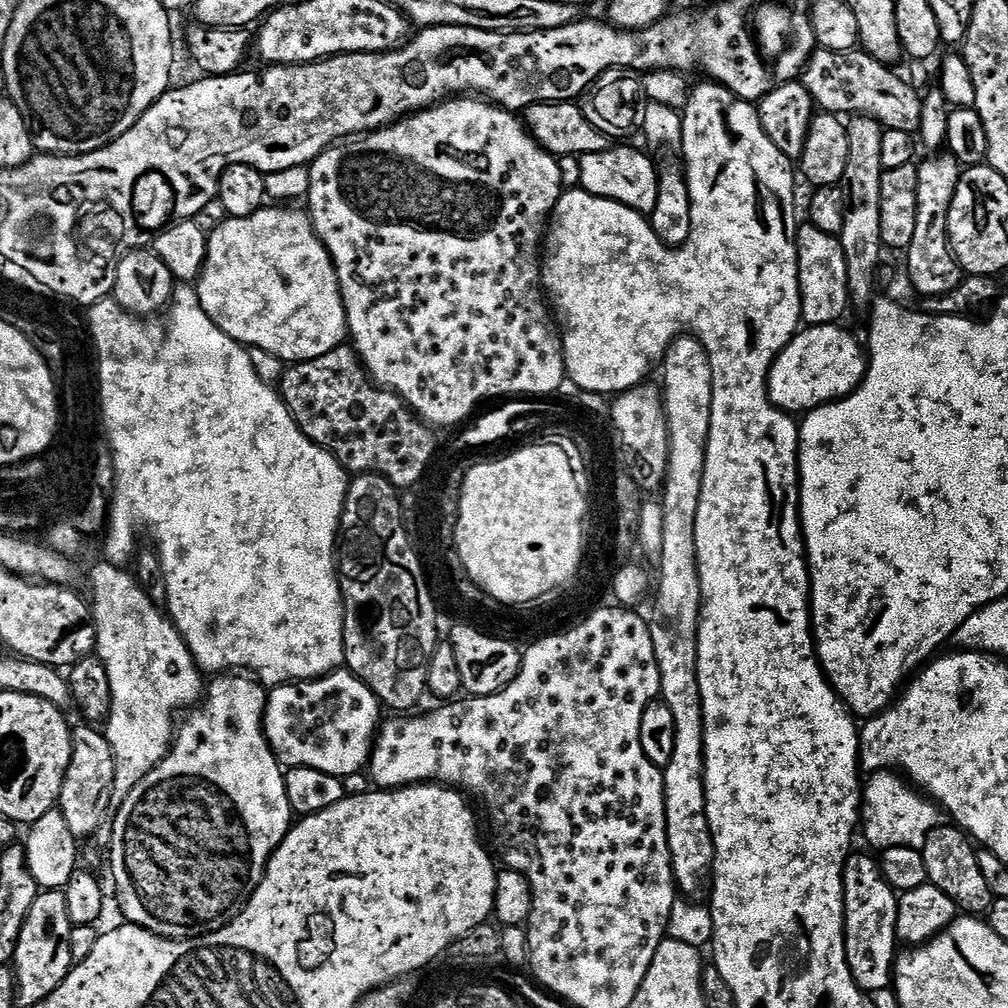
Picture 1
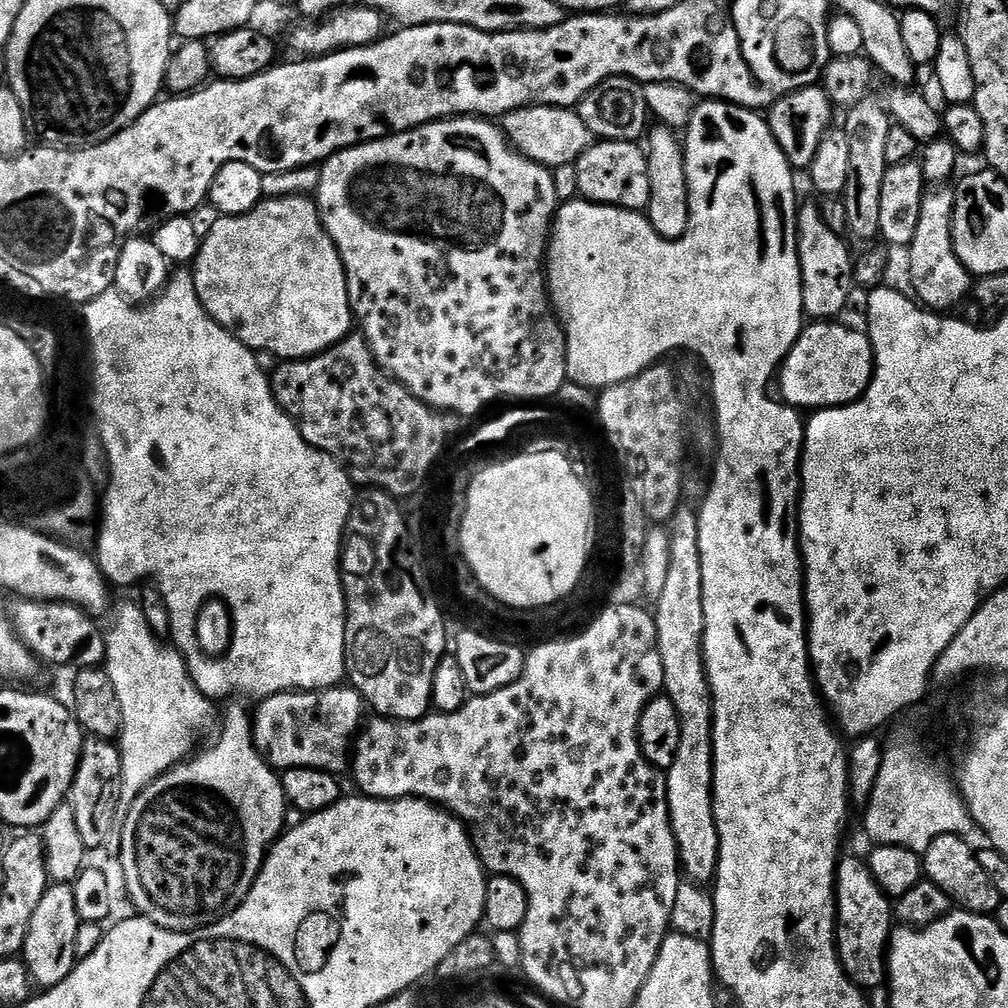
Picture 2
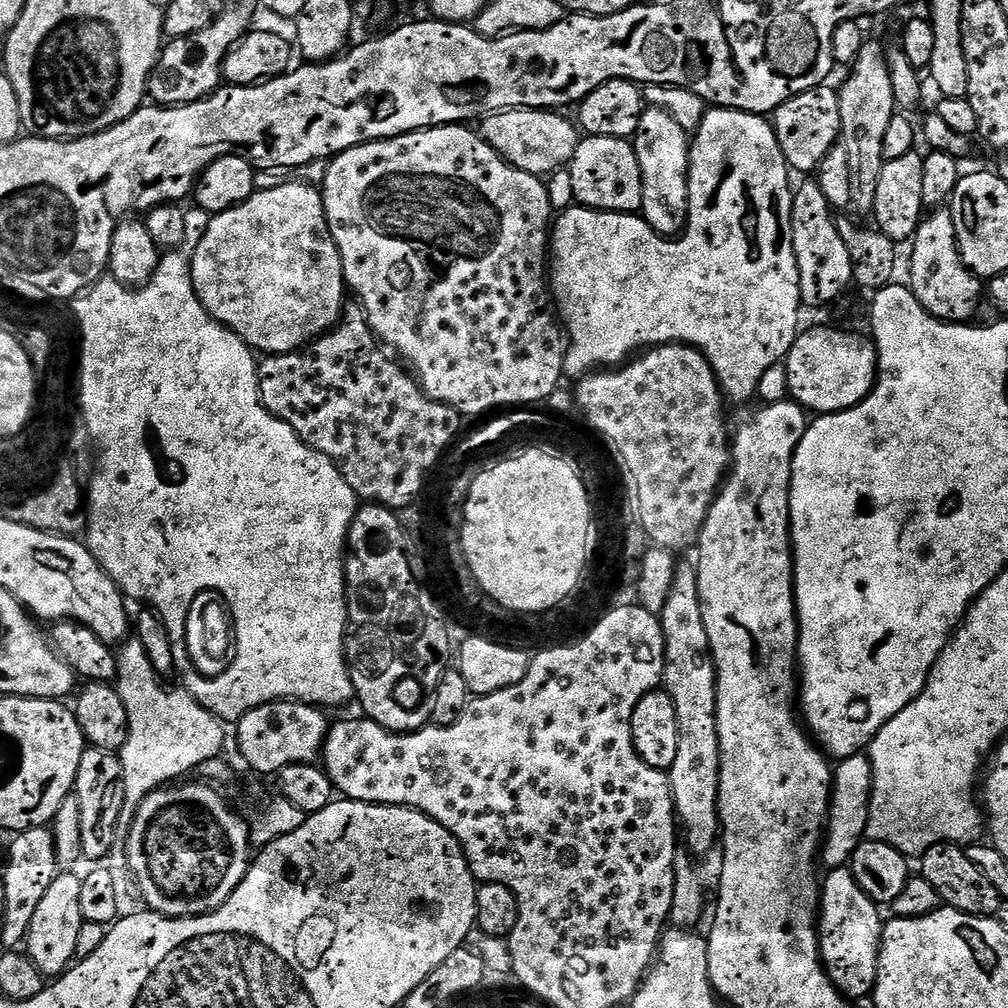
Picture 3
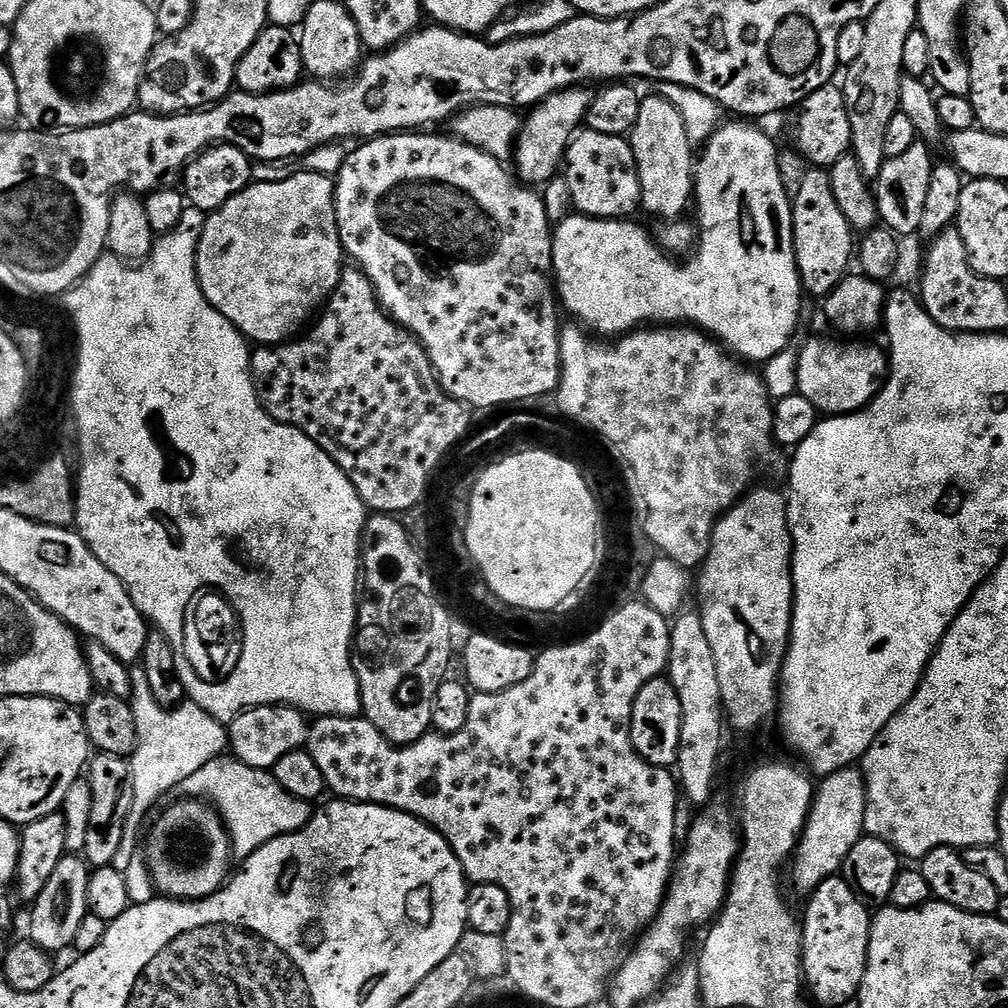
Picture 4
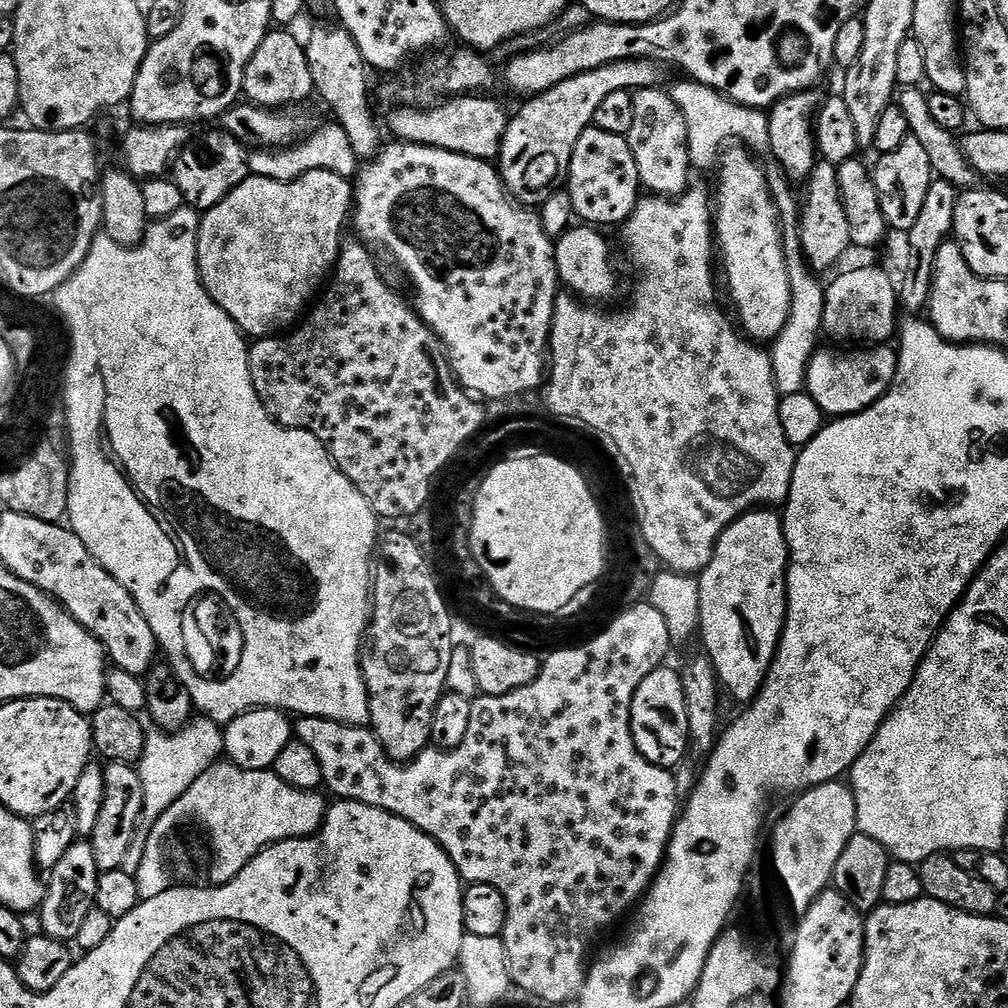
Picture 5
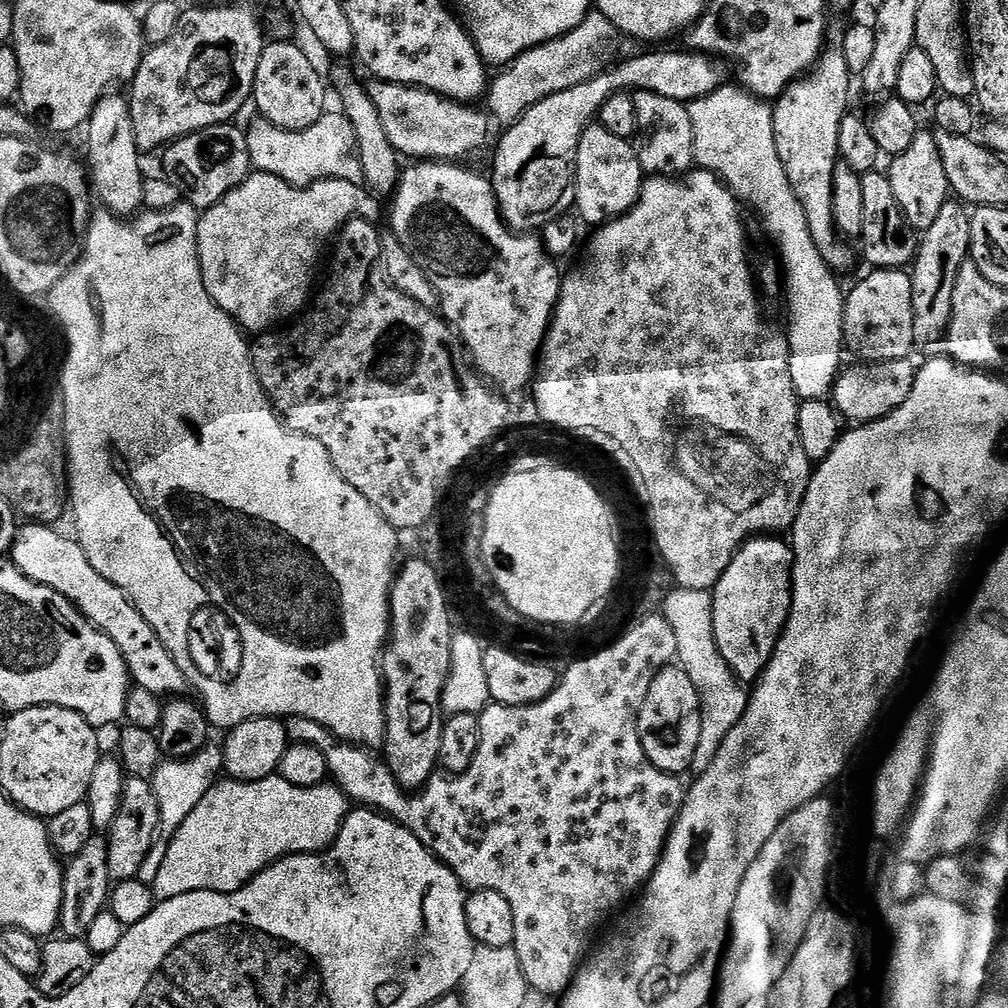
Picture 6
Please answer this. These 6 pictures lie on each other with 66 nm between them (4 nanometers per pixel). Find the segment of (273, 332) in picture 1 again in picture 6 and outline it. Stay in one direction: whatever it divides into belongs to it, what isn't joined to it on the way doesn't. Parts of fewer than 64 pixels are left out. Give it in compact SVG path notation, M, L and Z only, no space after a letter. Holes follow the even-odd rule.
M253 171L245 176L218 203L203 209L196 221L198 262L202 282L210 298L241 329L249 333L252 331L252 334L269 331L273 326L295 317L309 301L314 288L312 275L316 272L316 263L324 247L326 252L333 236L345 221L359 213L356 211L368 198L369 193L360 184L345 180L315 180L305 188L296 188L274 174Z

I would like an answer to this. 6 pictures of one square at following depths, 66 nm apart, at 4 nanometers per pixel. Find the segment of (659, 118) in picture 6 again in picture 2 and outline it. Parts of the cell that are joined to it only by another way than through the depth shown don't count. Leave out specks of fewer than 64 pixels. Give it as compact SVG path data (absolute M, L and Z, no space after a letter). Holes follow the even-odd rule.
M656 126L647 133L646 155L650 174L650 202L646 215L652 228L662 238L680 240L690 222L688 209L688 175L684 165L684 145L681 137L667 126Z

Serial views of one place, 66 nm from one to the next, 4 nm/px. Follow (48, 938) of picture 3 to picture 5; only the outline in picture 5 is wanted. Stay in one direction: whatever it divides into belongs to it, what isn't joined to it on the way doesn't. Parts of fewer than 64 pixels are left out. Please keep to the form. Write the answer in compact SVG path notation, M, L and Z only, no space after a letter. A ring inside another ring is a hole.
M78 842L70 846L70 850L66 850L58 866L50 870L52 881L47 881L44 902L38 909L40 924L44 927L41 928L43 935L65 942L75 941L78 930L82 930L82 921L86 919L86 914L90 914L96 903L100 873L91 843Z

